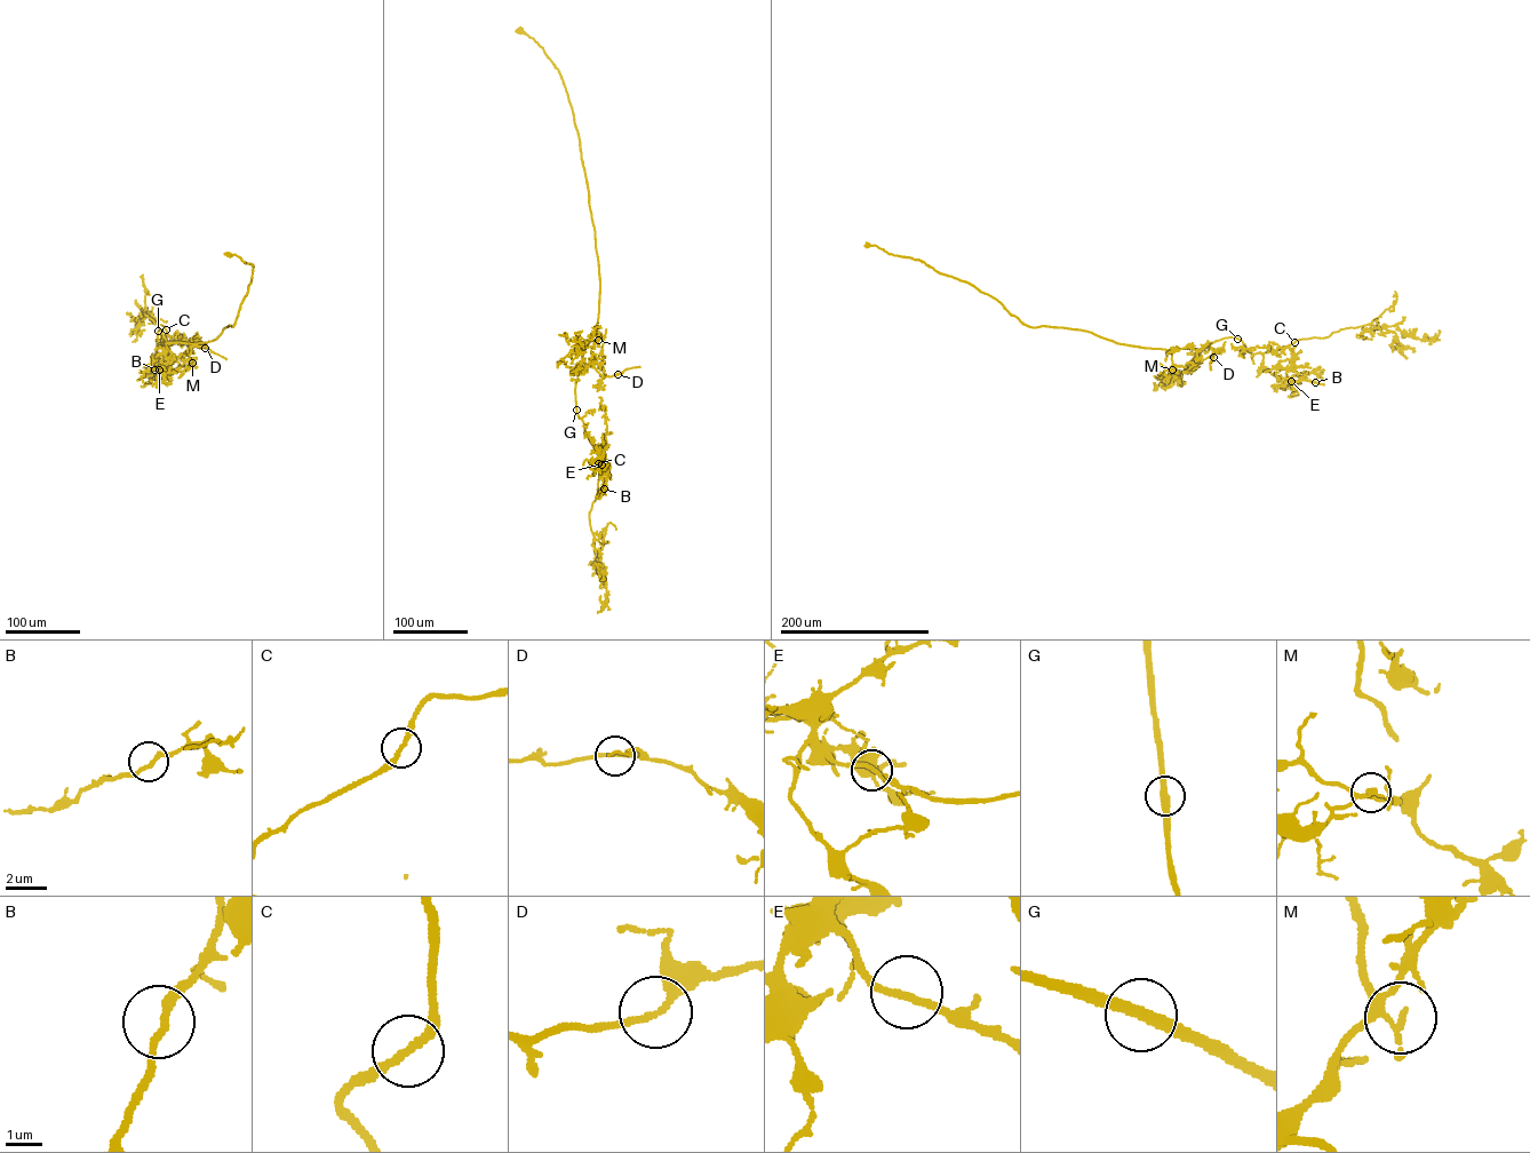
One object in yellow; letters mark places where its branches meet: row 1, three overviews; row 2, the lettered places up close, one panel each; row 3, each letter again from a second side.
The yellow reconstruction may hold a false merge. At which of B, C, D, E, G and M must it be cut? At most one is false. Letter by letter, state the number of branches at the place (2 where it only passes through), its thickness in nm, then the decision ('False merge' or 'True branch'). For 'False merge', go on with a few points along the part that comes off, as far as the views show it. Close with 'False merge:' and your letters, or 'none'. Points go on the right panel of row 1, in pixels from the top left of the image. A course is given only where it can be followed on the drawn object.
B: Branches: 2. Thickness 200 nm. True branch
C: Branches: 2. Thickness 190 nm. True branch
D: Branches: 2. Thickness 180 nm. True branch
E: Branches: 2. Thickness 190 nm. True branch
G: Branches: 2. Thickness 280 nm. True branch
M: Branches: 2. Thickness 140 nm. True branch
False merge: none

